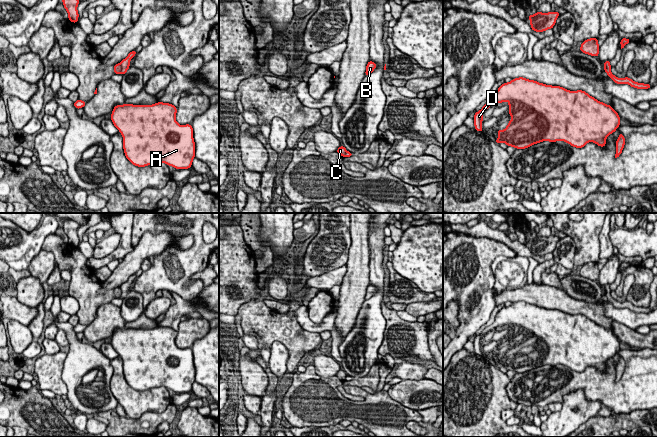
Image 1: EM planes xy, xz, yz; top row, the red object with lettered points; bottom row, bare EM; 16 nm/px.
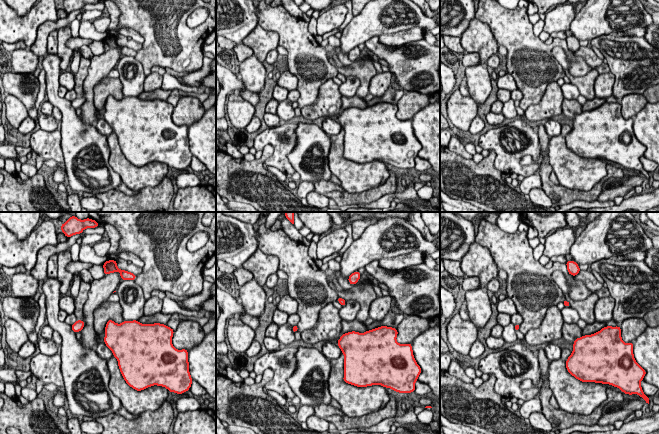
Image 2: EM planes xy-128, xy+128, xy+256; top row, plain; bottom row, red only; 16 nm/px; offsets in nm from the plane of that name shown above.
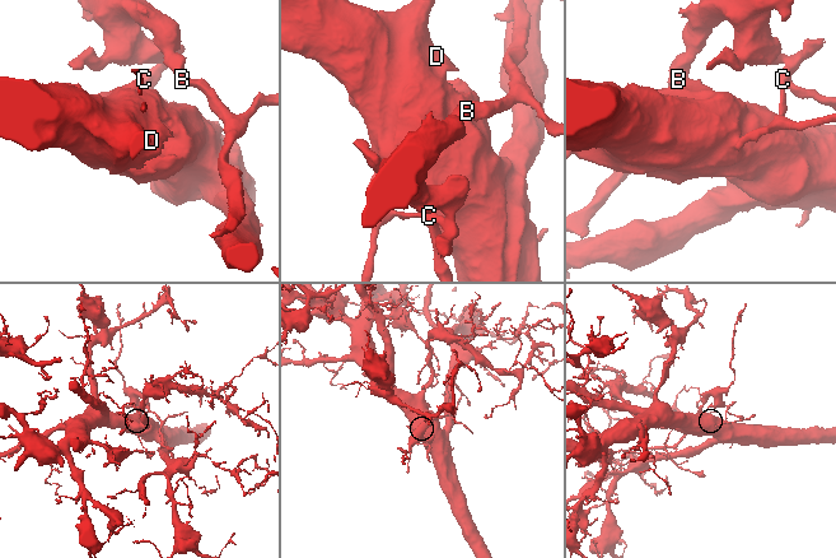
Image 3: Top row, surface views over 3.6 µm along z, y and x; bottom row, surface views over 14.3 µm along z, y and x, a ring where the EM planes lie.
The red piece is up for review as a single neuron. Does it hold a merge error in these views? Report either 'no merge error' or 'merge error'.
merge error

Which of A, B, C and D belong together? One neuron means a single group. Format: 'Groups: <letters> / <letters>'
Groups: A C D / B

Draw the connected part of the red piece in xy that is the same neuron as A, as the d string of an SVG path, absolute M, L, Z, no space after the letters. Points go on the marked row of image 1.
M163 102L115 105L110 120L123 137L129 162L137 167L161 162L178 170L192 167L193 128L178 124L176 113L177 107Z

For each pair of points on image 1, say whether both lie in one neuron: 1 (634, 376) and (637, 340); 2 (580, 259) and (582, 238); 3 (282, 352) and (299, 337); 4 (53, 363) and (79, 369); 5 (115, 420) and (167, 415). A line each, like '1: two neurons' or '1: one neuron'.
1: two neurons
2: one neuron
3: two neurons
4: two neurons
5: one neuron

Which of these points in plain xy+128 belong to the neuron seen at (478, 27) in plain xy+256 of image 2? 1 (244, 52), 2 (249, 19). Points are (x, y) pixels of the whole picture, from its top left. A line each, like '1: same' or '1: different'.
1: different
2: different

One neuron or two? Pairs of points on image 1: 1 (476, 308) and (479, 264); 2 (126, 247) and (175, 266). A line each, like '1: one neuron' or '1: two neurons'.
1: one neuron
2: two neurons

